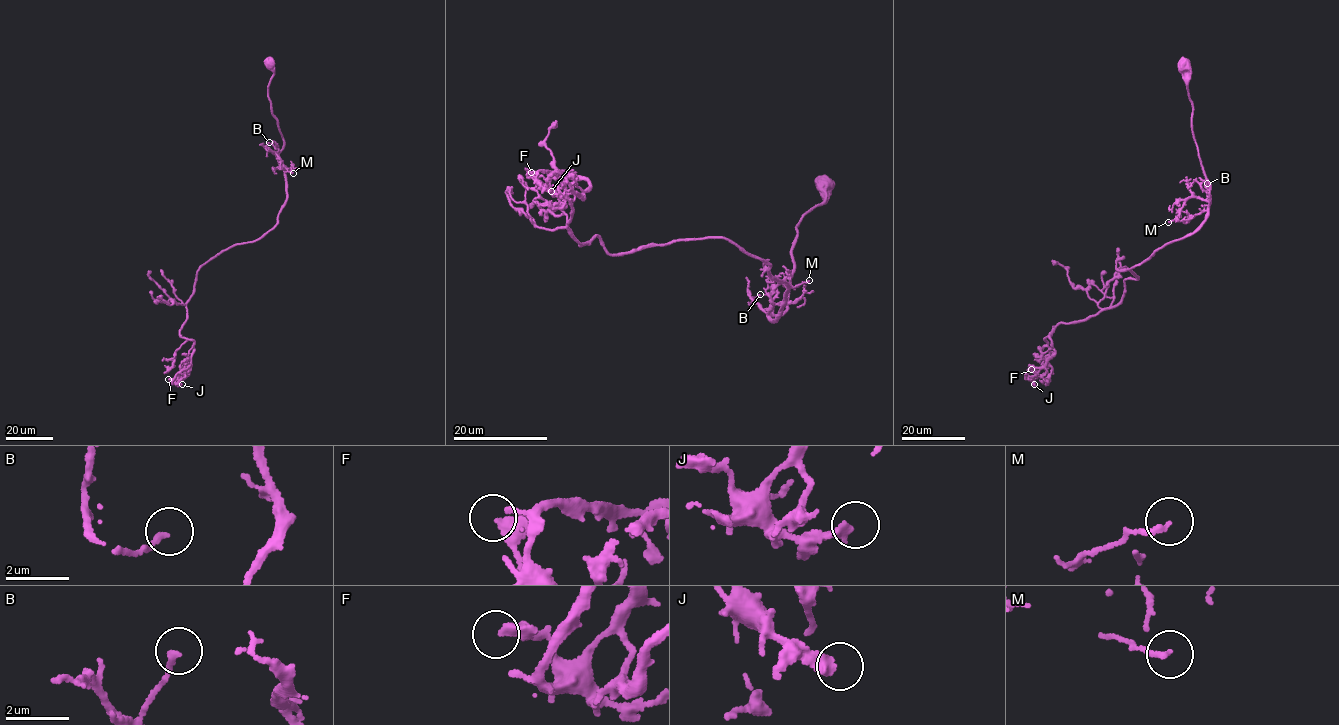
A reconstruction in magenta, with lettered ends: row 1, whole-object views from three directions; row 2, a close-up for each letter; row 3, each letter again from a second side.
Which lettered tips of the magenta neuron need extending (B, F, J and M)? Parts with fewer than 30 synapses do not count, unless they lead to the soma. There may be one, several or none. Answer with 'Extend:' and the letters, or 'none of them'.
Extend: none of them

